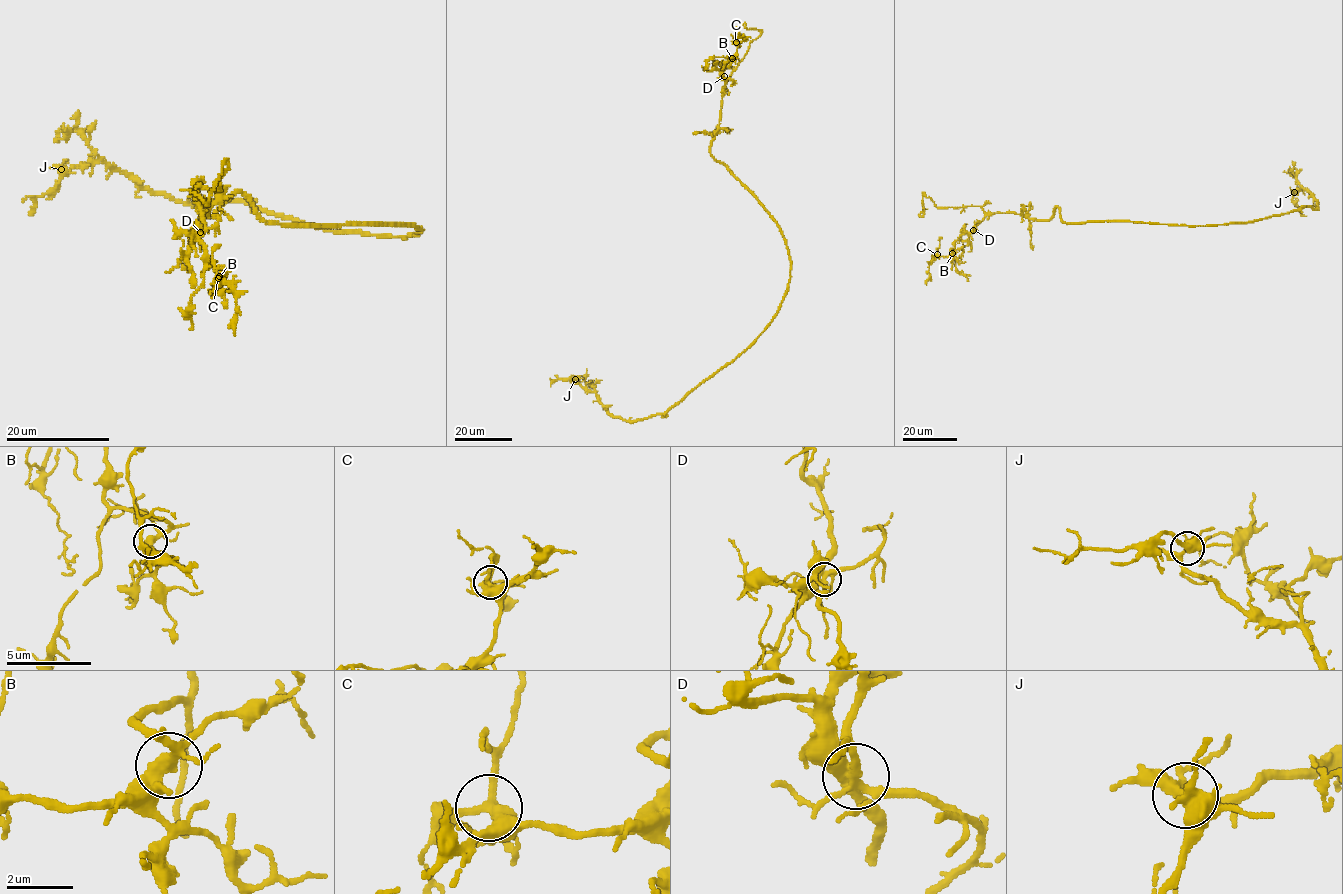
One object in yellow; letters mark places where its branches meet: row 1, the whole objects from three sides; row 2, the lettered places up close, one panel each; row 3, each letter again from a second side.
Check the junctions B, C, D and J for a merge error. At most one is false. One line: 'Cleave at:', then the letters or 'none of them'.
Cleave at: D

